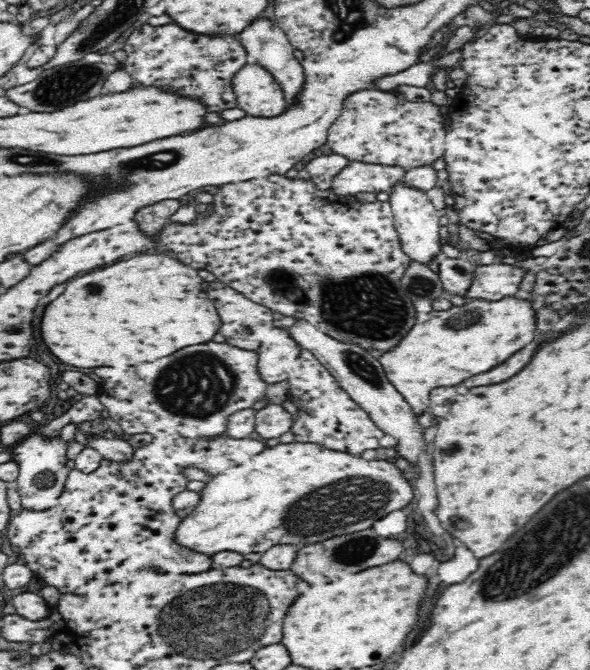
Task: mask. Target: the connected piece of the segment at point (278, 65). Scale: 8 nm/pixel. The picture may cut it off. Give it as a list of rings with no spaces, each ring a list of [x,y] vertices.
[[[258,18],[244,32],[240,32],[238,38],[246,50],[248,60],[256,62],[270,72],[282,87],[288,106],[293,105],[297,101],[297,94],[302,90],[305,70],[294,57],[295,49],[290,44],[286,33],[277,26],[275,21],[268,20],[268,18]]]

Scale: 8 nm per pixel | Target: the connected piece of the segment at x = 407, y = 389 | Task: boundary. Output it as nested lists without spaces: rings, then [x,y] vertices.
[[[514,296],[498,302],[468,300],[466,304],[439,311],[432,304],[432,312],[417,316],[412,330],[398,346],[379,358],[388,380],[404,396],[418,416],[426,412],[422,400],[428,400],[430,390],[438,386],[456,386],[462,380],[482,374],[512,354],[522,350],[532,340],[540,338],[532,303]]]

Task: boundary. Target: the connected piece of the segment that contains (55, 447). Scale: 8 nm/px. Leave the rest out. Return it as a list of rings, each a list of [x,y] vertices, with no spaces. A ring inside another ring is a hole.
[[[42,433],[29,434],[24,440],[17,442],[8,448],[12,455],[11,460],[20,468],[17,481],[13,484],[21,499],[21,507],[33,512],[42,512],[55,505],[56,500],[62,496],[66,480],[71,469],[66,466],[69,460],[67,452],[73,448],[66,440],[62,440],[60,435],[48,438]]]

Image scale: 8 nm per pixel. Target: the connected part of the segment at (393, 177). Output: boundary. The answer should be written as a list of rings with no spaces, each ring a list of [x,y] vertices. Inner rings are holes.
[[[349,161],[334,177],[331,188],[339,197],[355,196],[359,192],[388,192],[403,180],[405,172],[400,166]]]

